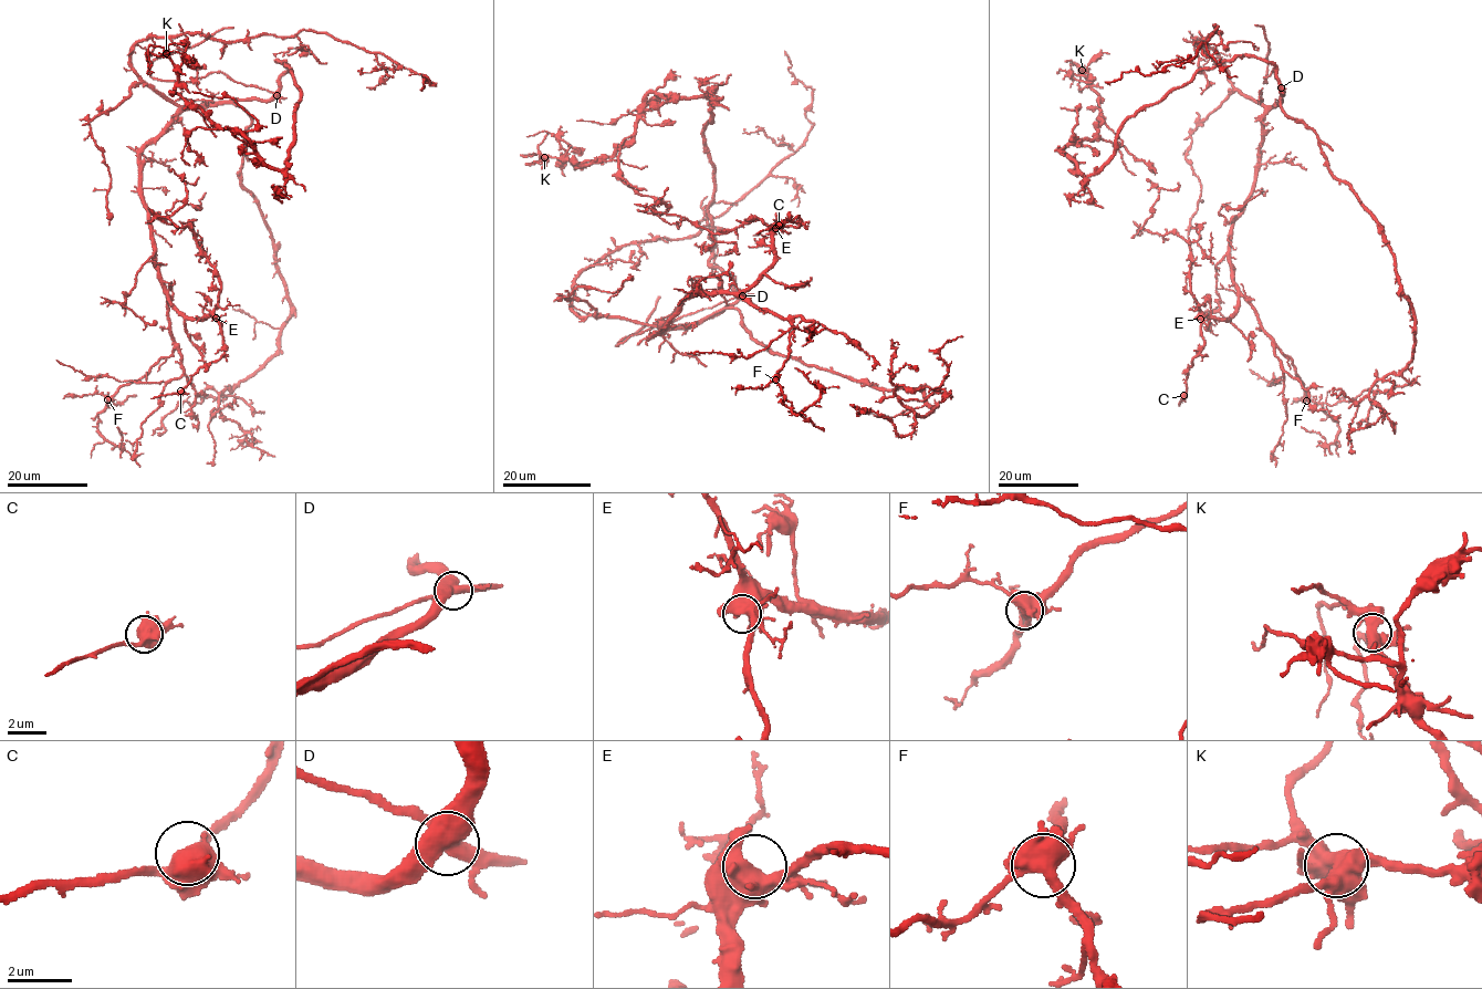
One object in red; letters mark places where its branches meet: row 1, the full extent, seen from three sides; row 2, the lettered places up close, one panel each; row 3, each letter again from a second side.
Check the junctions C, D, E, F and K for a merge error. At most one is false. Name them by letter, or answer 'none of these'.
D

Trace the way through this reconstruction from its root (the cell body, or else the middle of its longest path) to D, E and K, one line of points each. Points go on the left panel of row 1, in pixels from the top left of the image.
D: (228, 102), (269, 100), (275, 95)
E: (228, 102), (184, 108), (141, 156), (139, 187), (150, 219), (158, 277), (167, 300), (186, 316), (216, 318)
K: (228, 102), (268, 100), (289, 70), (278, 61), (289, 64), (302, 91), (285, 169), (175, 91), (166, 53)

